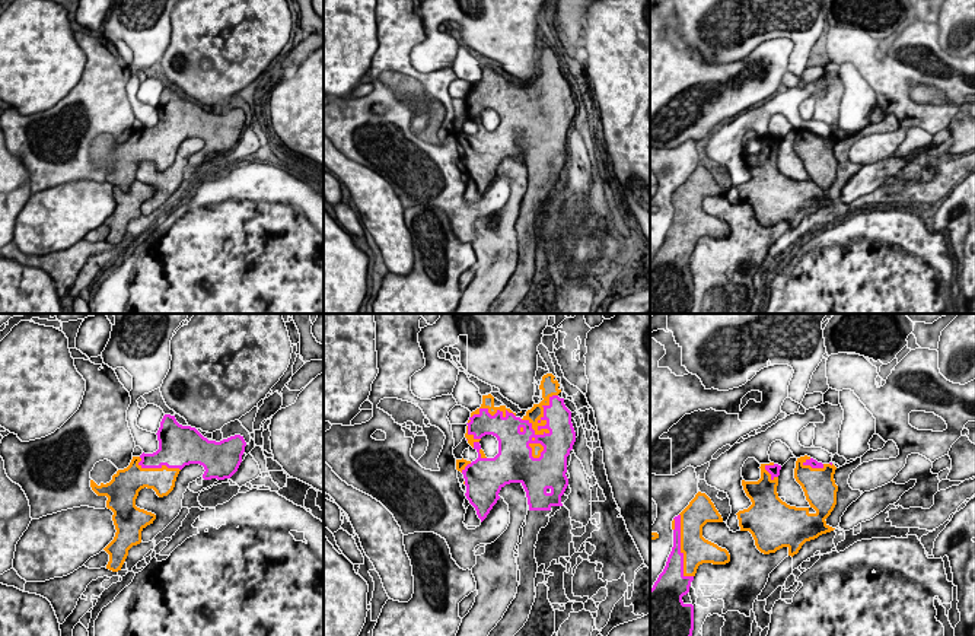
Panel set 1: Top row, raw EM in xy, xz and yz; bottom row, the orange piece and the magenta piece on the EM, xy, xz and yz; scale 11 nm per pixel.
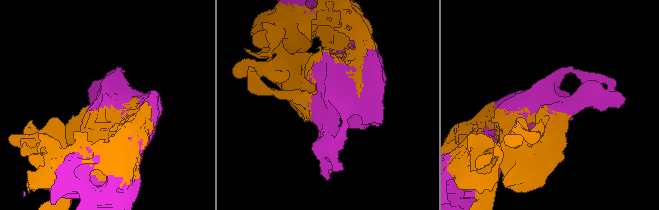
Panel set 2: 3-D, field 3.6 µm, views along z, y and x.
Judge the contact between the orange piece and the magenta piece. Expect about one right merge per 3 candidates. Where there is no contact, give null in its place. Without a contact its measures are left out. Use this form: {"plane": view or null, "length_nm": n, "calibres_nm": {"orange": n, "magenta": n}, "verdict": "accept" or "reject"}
{"plane": "xz", "length_nm": 750, "calibres_nm": {"orange": 160, "magenta": 280}, "verdict": "accept"}

